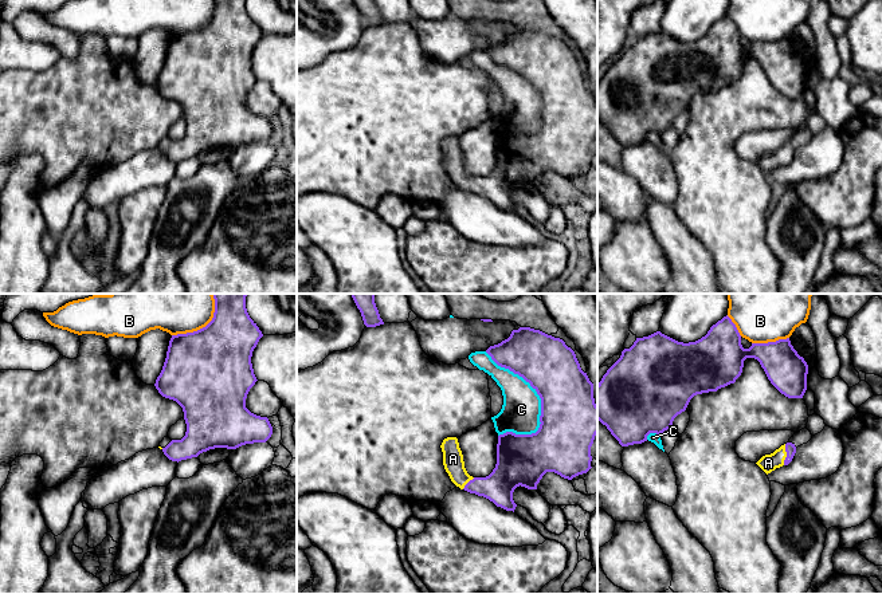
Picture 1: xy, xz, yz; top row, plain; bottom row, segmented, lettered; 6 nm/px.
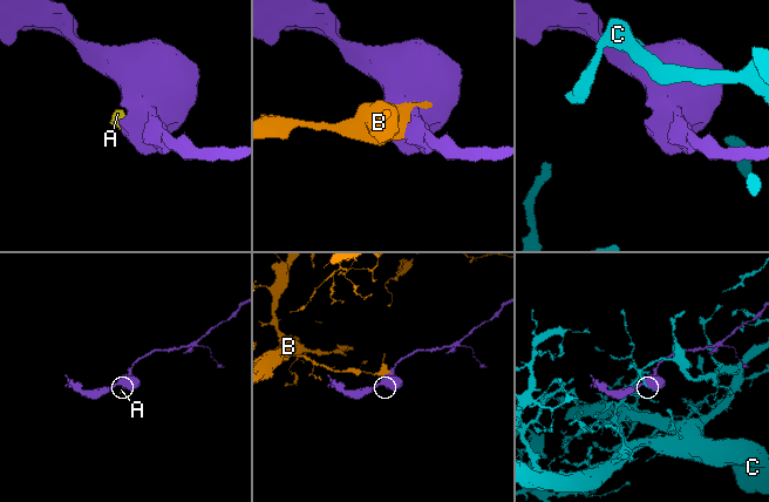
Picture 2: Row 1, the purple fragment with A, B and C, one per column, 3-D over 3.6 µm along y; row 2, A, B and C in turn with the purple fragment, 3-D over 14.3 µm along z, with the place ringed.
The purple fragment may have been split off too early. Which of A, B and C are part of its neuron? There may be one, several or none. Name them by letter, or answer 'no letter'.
A

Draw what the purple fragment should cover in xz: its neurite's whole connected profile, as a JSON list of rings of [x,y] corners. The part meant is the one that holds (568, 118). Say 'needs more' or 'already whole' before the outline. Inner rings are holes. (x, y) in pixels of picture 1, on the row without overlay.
needs more; [[[520,27],[513,29],[507,39],[490,46],[486,52],[498,66],[518,74],[537,91],[541,98],[540,127],[532,134],[499,134],[497,164],[486,177],[473,177],[467,173],[456,137],[447,137],[440,145],[443,165],[451,181],[460,189],[483,196],[497,206],[514,212],[517,204],[513,192],[517,186],[537,189],[546,172],[572,180],[592,168],[591,146],[597,134],[597,105],[593,83],[581,70],[575,51],[560,38],[530,27]]]

